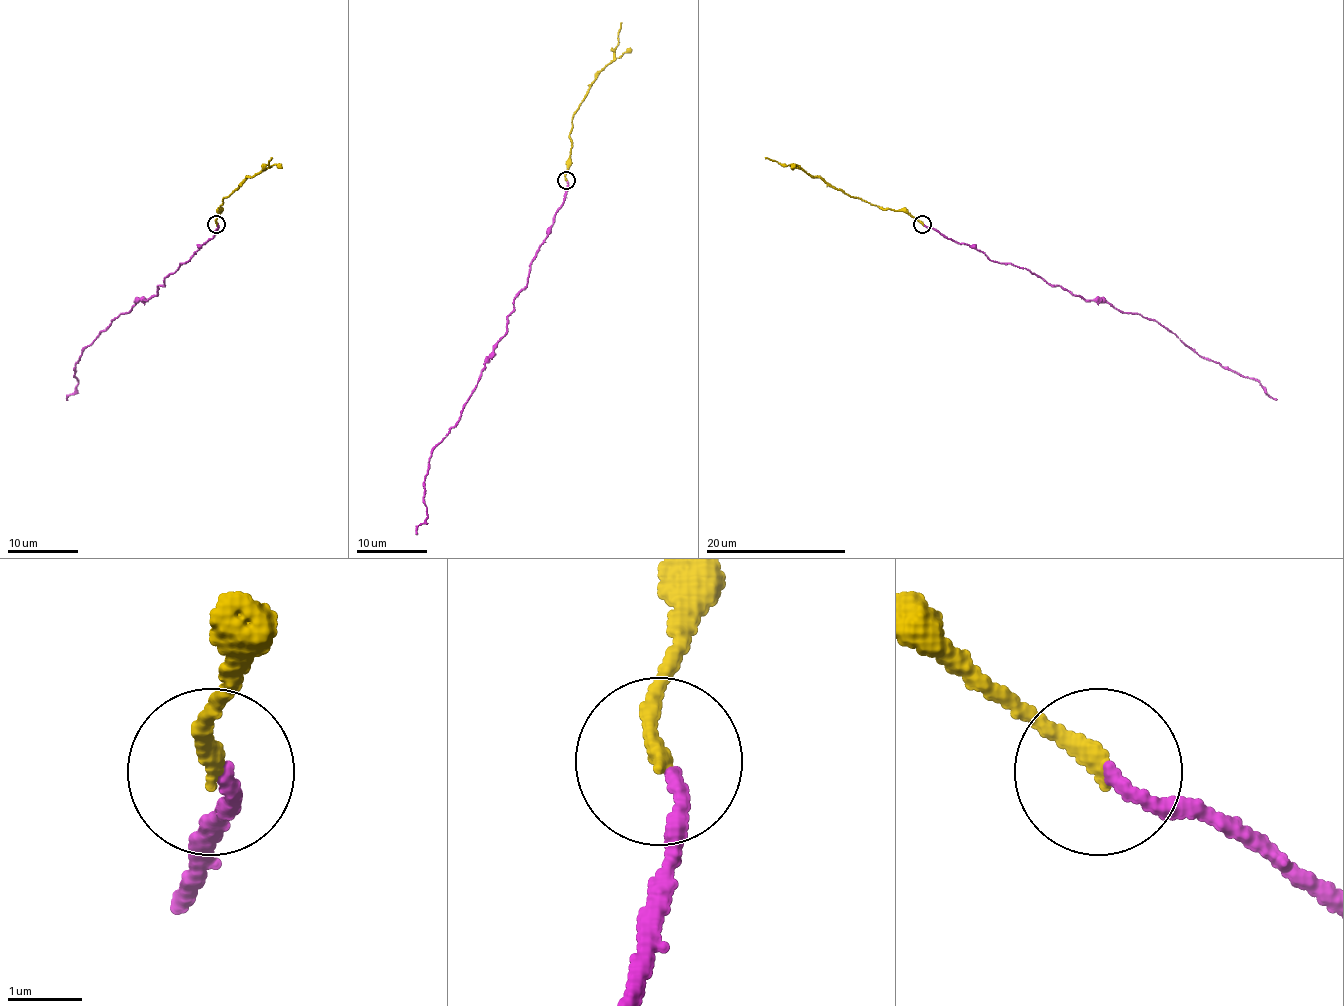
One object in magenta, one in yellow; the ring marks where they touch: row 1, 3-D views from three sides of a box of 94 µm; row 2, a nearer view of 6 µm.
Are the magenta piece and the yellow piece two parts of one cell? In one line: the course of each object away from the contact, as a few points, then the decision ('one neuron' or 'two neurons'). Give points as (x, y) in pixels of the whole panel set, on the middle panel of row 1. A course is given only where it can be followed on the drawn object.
magenta runs (567, 181), (504, 336), (462, 416), (432, 452), (426, 518), (418, 534); yellow runs (565, 179), (570, 162), (569, 135), (574, 111), (595, 77), (613, 58), (621, 23); one neuron

